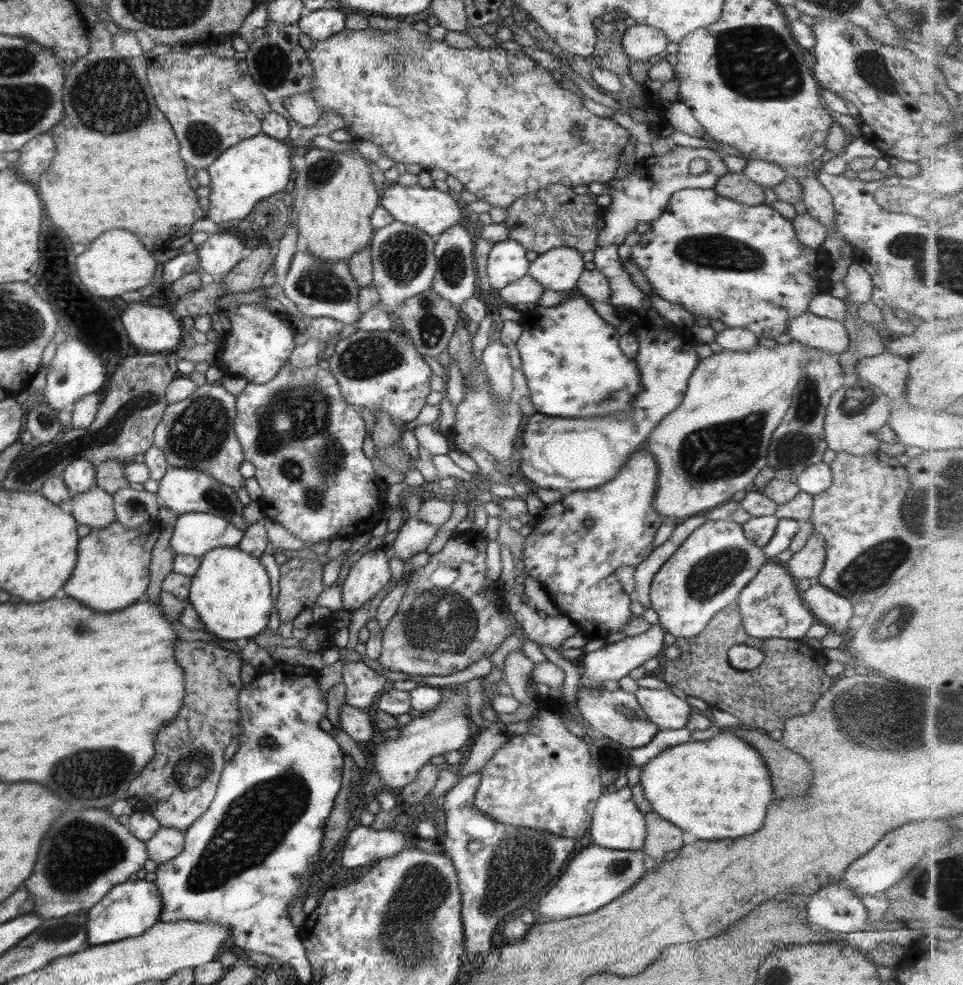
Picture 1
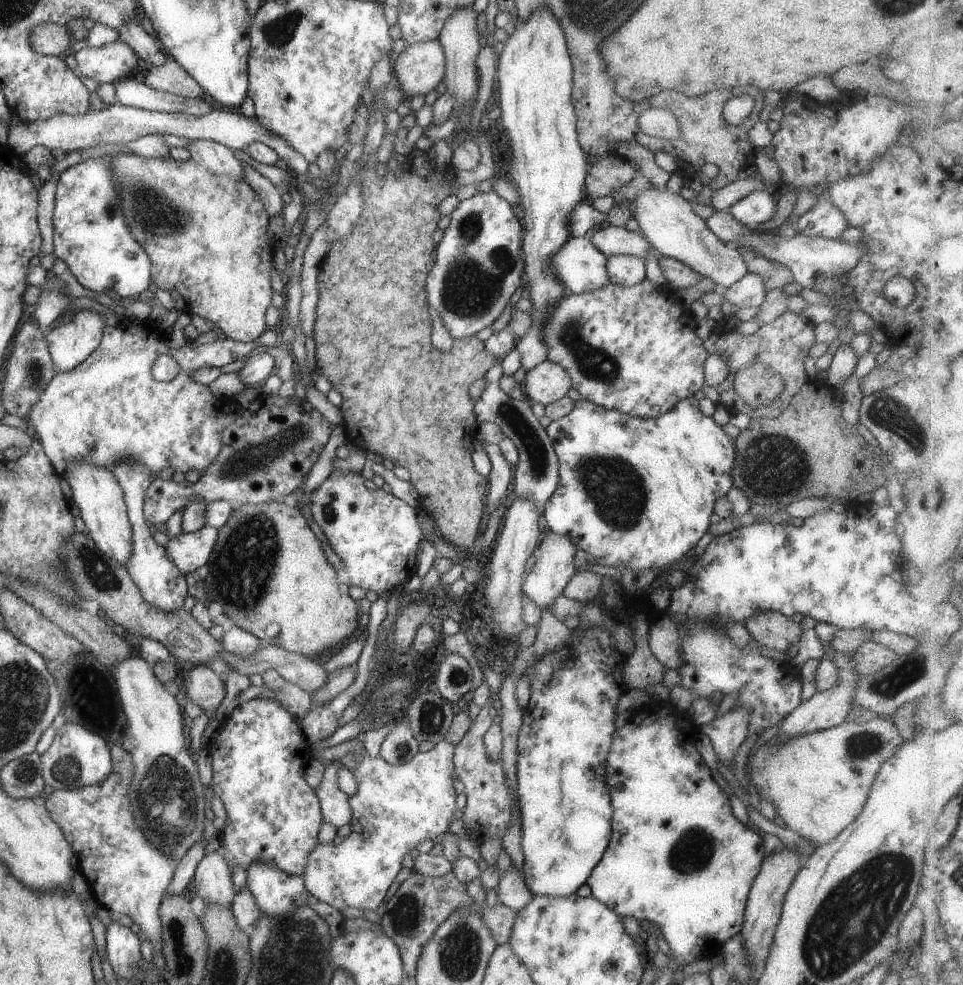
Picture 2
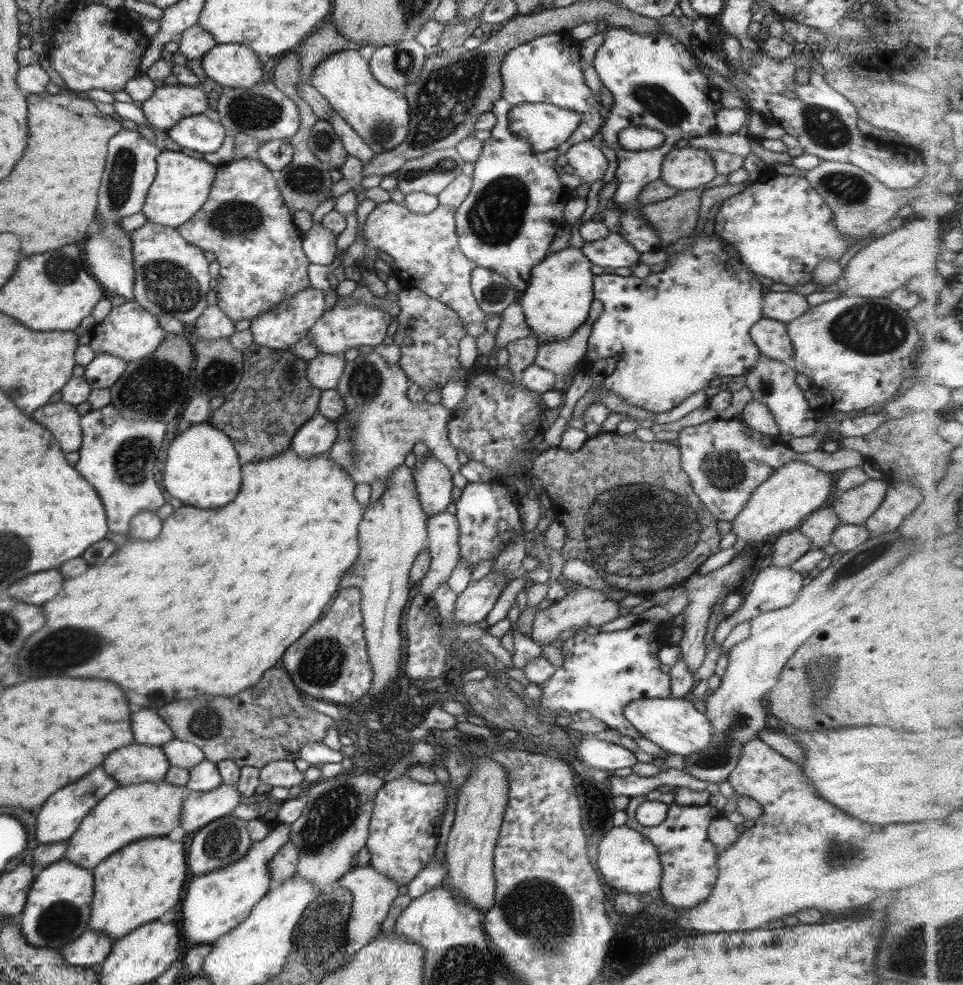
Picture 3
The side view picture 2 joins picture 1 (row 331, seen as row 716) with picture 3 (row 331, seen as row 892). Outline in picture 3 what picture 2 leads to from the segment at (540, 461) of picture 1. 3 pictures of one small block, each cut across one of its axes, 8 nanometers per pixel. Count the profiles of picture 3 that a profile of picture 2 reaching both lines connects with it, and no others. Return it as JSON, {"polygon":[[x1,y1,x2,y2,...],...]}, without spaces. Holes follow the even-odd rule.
{"polygon":[[703,231,693,234,687,250,666,252,665,267,643,280,615,273,595,275,592,295,601,302,603,309,591,326,579,369,587,371,594,362,613,356,616,358,615,367,611,375,602,378,603,387,628,405,647,412,667,412,679,406,689,394,704,390,711,379,744,375,753,368,760,354,749,337,749,327,762,317,764,293,761,287,743,264,721,249,717,233,707,235]]}

